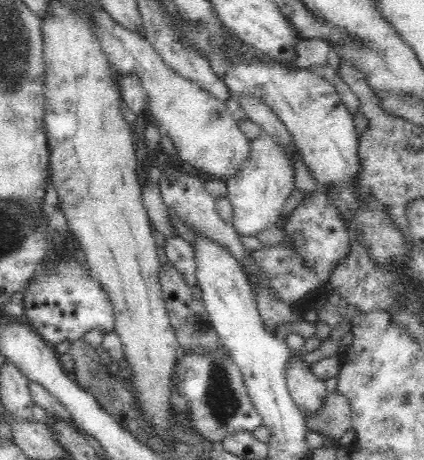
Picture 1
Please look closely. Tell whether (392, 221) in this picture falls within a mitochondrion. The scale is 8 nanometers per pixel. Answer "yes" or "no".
no

